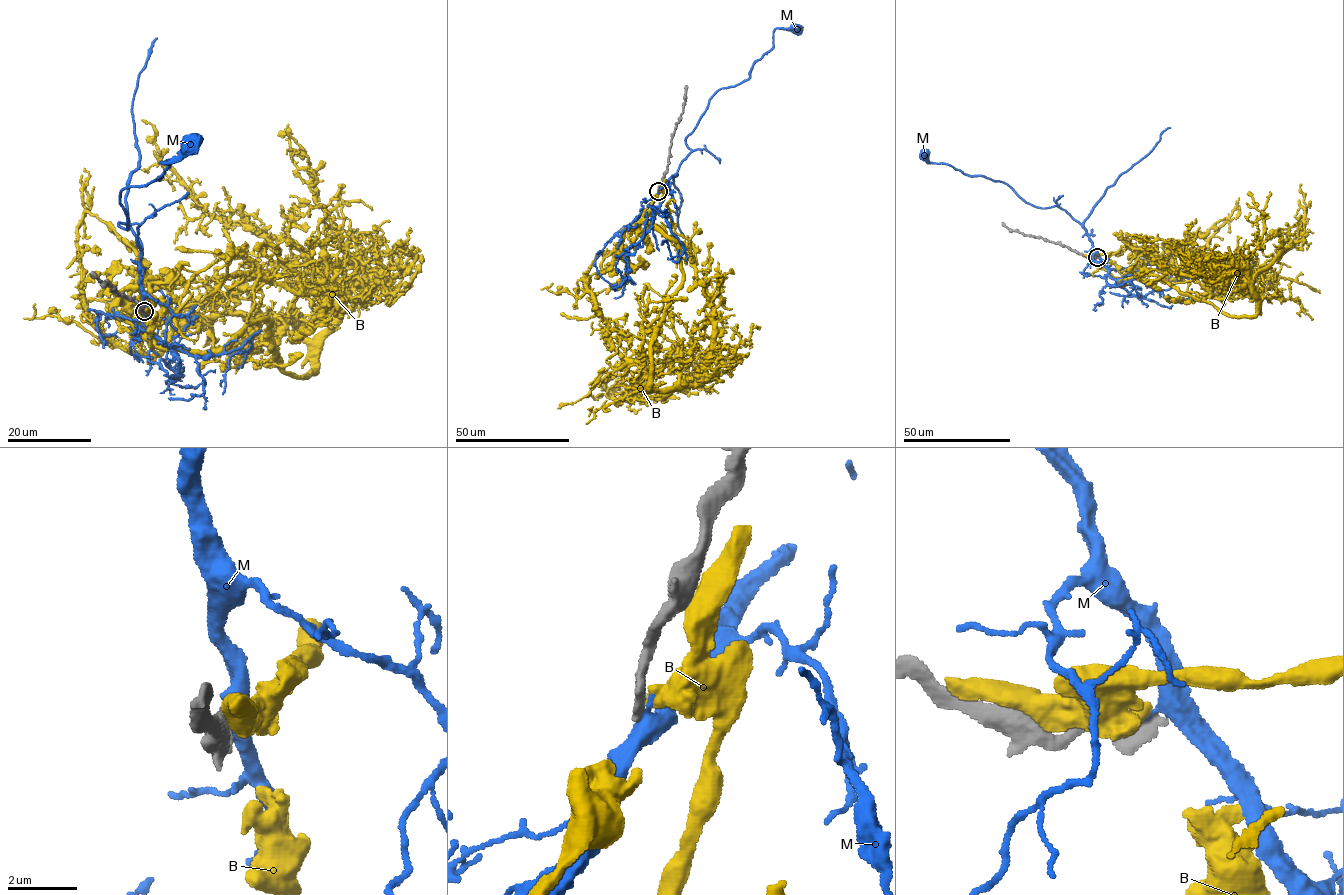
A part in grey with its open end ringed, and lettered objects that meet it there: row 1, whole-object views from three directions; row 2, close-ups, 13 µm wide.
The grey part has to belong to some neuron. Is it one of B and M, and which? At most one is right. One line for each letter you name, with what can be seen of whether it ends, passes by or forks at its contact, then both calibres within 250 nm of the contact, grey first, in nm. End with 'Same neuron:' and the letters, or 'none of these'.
Same neuron: none of these

